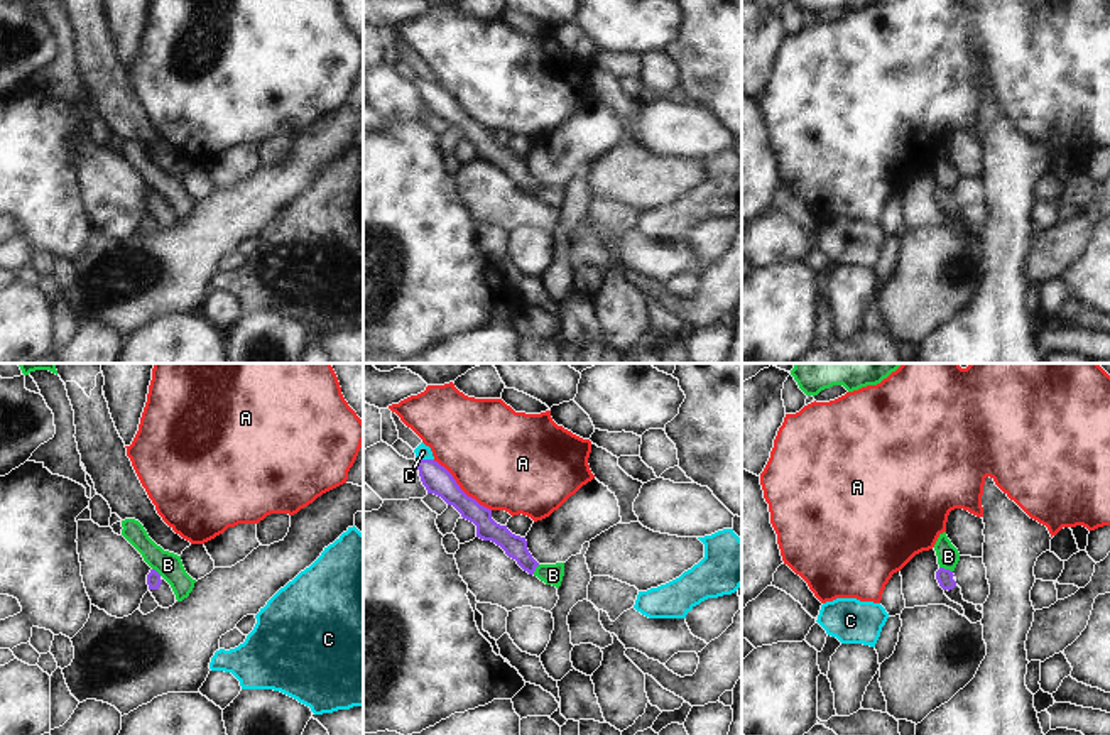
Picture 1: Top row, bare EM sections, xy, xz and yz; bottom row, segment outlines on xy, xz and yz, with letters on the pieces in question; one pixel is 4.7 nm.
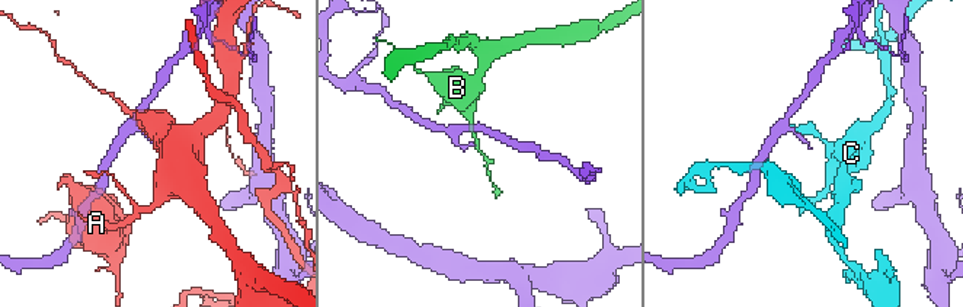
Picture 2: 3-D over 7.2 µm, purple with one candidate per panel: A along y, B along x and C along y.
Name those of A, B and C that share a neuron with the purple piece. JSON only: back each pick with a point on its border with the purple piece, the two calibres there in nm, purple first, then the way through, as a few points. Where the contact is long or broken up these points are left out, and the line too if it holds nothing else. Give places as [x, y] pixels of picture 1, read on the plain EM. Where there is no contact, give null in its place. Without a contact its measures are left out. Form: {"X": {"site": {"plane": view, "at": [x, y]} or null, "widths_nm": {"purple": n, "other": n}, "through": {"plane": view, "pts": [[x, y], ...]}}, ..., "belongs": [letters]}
{"belongs": []}

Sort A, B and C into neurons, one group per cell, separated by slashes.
A / B / C

